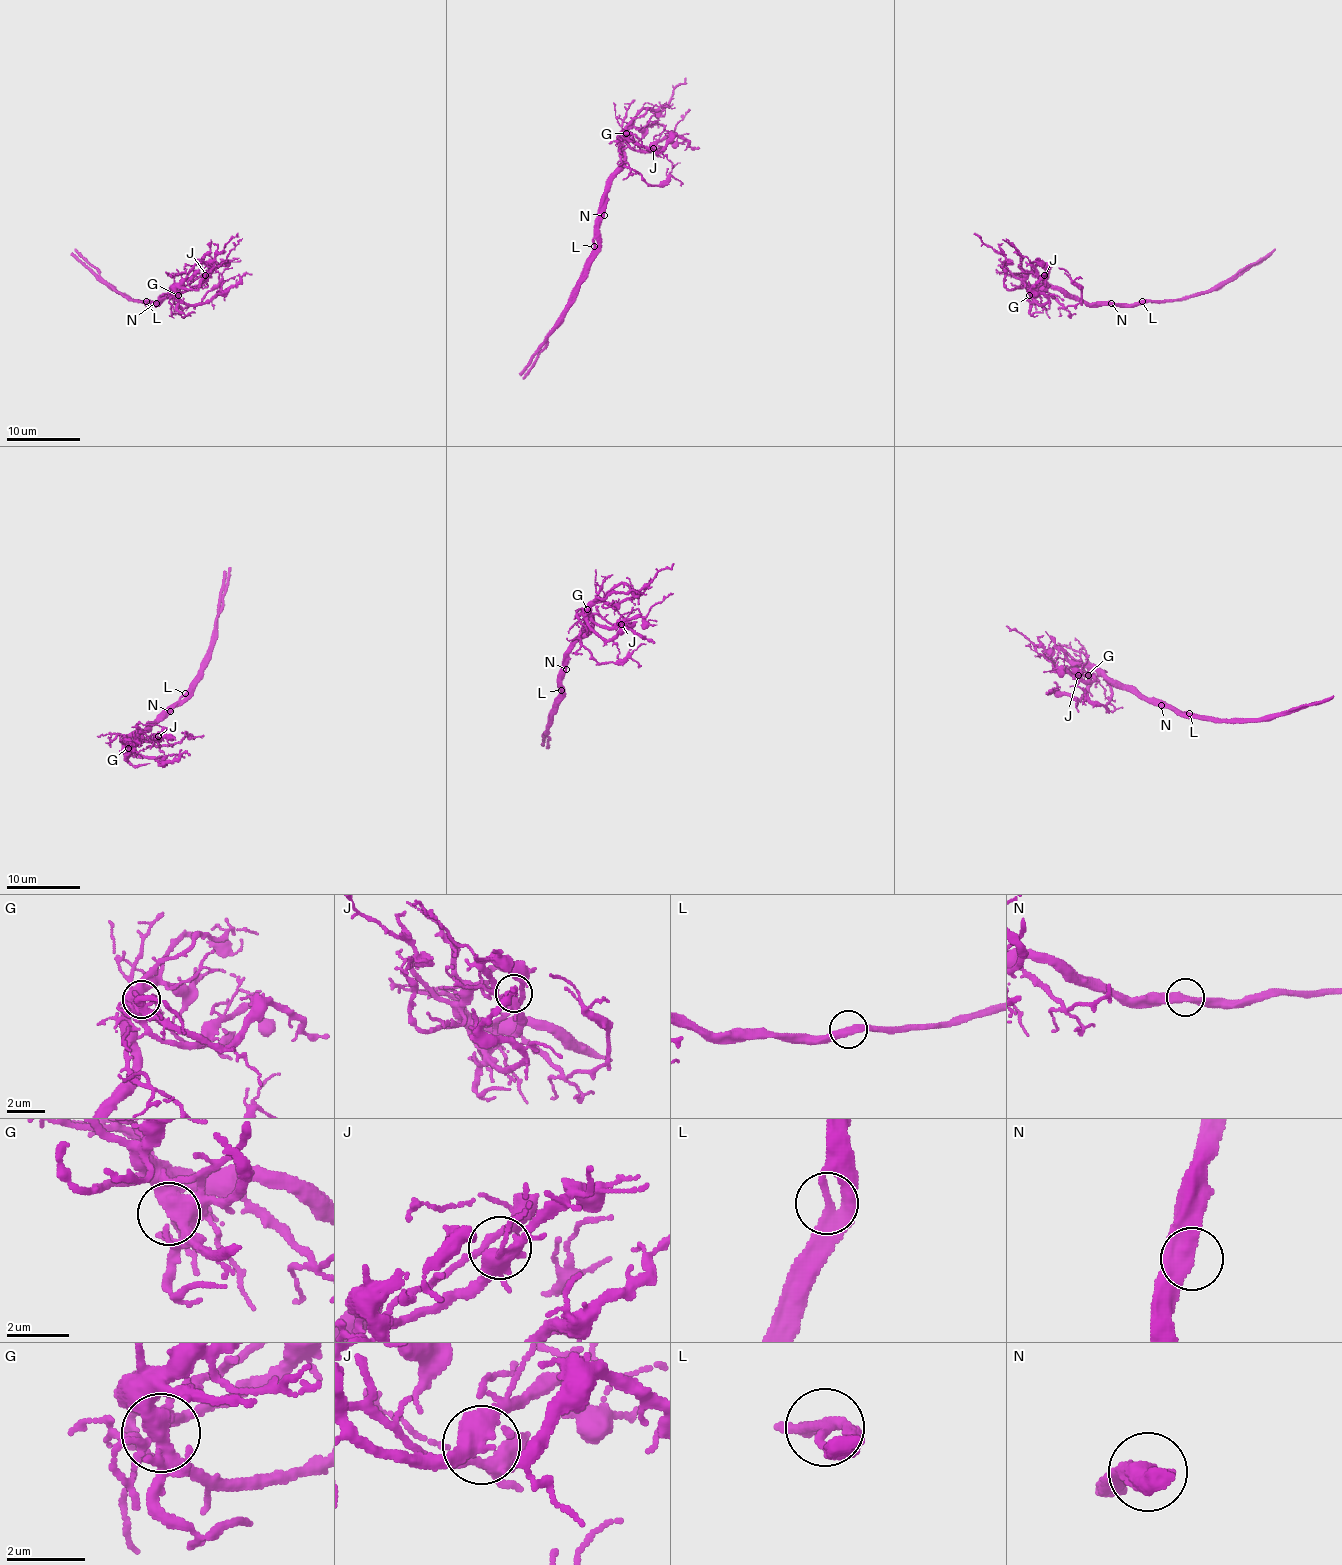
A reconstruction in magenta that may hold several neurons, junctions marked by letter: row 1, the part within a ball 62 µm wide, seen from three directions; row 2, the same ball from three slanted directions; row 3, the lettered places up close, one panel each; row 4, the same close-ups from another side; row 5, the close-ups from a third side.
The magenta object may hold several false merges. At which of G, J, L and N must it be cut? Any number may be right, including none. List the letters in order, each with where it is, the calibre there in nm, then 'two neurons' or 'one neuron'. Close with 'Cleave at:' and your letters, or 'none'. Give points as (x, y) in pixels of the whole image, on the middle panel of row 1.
G: at (626, 133); 440 nm thick; one neuron
J: at (653, 148); 400 nm thick; one neuron
L: at (594, 246); 360 nm thick; one neuron
N: at (604, 215); 500 nm thick; one neuron
Cleave at: none

